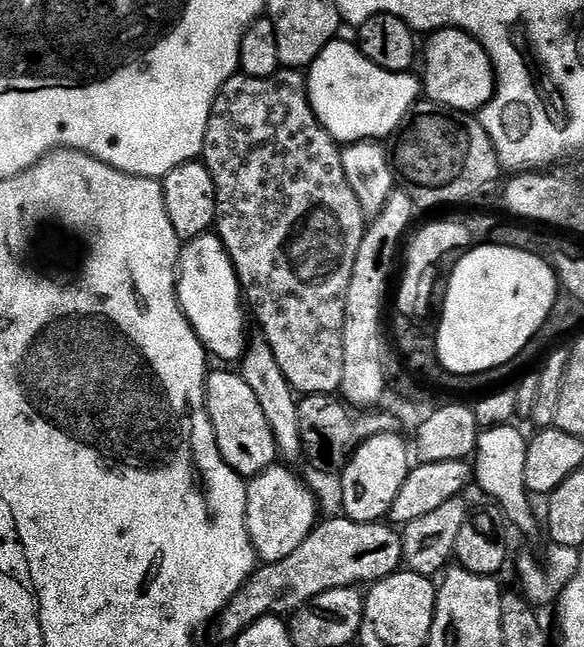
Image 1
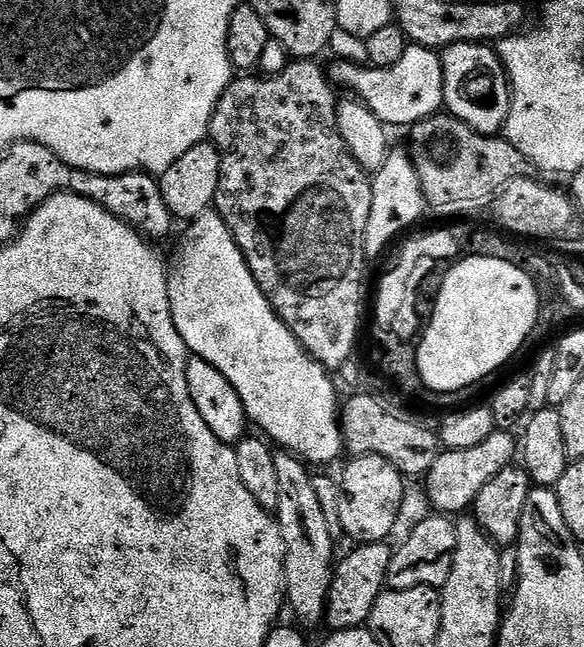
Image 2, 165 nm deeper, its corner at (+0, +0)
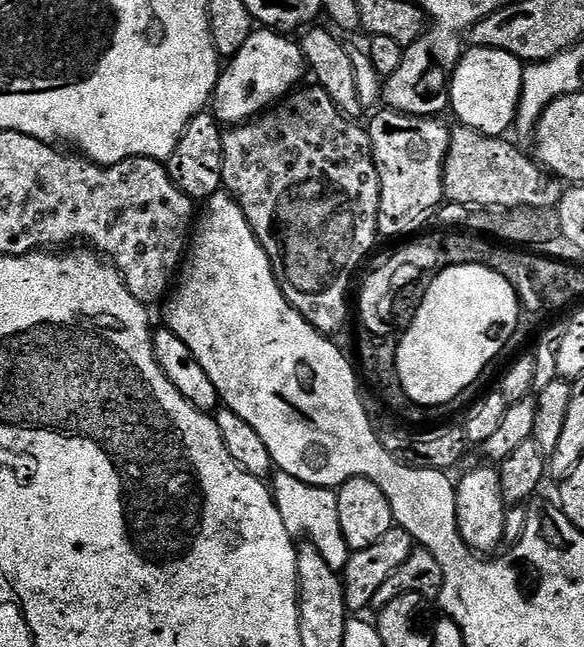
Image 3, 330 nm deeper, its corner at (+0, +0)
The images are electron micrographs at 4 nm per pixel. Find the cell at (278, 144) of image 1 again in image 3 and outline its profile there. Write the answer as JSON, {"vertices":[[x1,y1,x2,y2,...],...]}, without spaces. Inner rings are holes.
{"vertices":[[319,86,312,88,297,87,288,93,283,100,268,109,267,112,243,123,229,127,224,132,222,138,222,150,224,151,224,165,222,166,222,178,224,179,223,191,229,192,238,202,242,214,246,214,246,222,254,230,258,242,266,250,266,254,272,263,272,269,276,275,278,286,282,290,284,297,292,303,294,310,310,322,319,332,333,334,340,332,344,328,344,323,348,320,348,287,352,284,352,275,356,272,356,267,367,258,372,252,372,247,378,241,378,214,380,213,380,179,376,163,372,157,372,143,367,131,363,127,356,125,355,119,349,118,341,112,340,107,326,94,326,90]]}

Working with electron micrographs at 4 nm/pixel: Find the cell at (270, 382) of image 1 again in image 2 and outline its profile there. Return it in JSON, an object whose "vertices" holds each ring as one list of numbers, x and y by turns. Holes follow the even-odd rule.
{"vertices":[[283,450,276,452,274,466,278,473,278,506,274,515,282,530,284,543,284,590,286,604,304,624,325,623,324,611,334,575,334,533,326,523,322,502,318,502,316,482,309,465]]}

